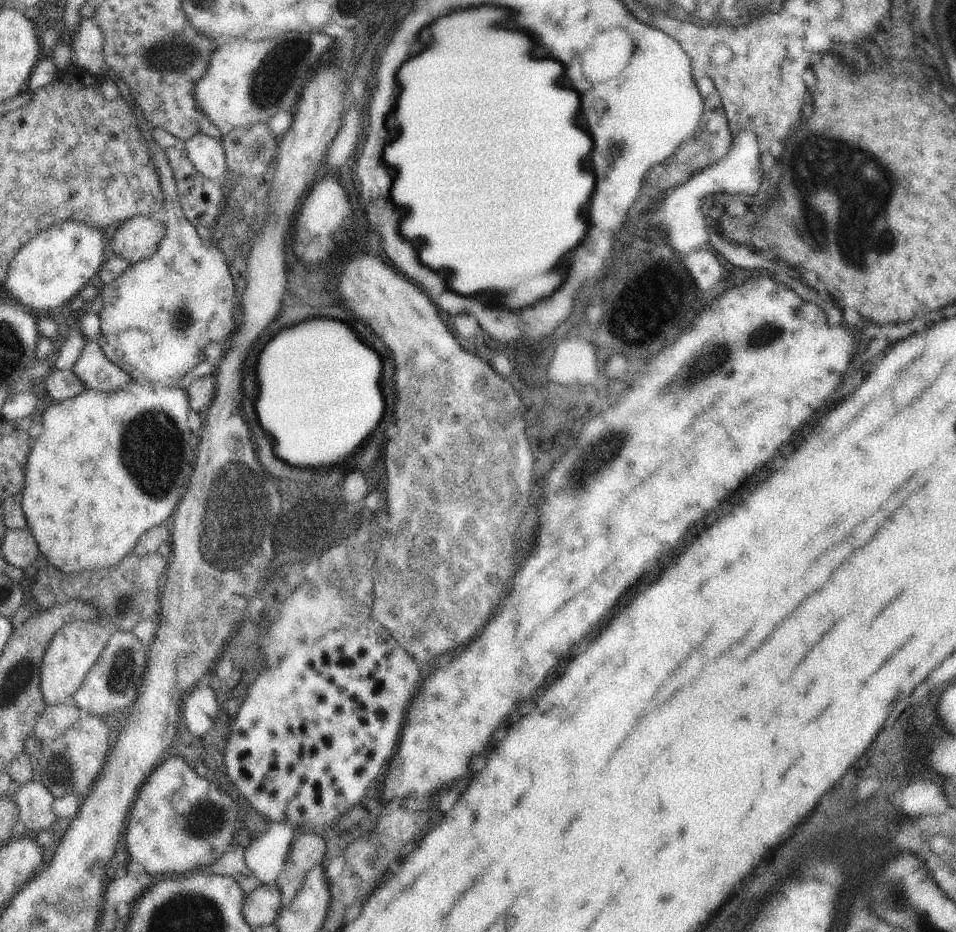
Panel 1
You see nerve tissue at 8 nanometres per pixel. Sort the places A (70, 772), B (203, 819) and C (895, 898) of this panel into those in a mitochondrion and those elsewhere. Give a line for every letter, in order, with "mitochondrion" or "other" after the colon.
A: mitochondrion
B: mitochondrion
C: mitochondrion

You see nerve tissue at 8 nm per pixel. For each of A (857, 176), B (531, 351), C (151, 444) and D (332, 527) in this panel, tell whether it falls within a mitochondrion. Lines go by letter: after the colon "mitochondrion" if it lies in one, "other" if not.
A: mitochondrion
B: other
C: mitochondrion
D: mitochondrion

